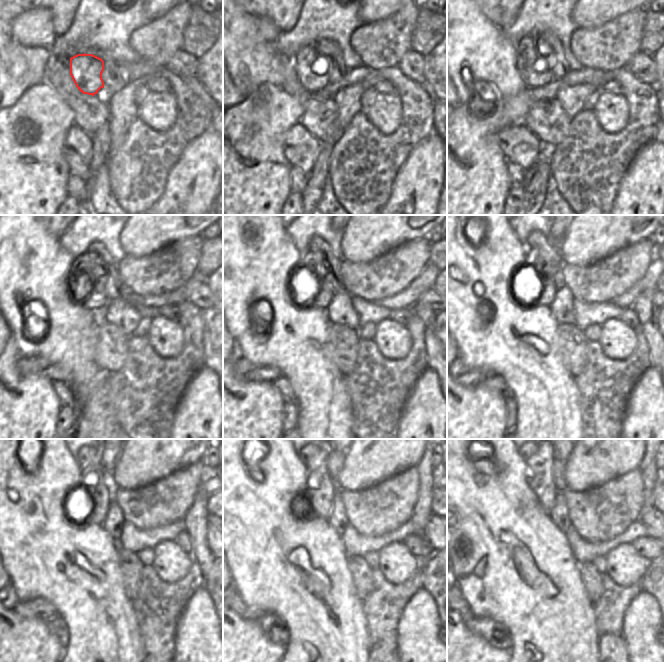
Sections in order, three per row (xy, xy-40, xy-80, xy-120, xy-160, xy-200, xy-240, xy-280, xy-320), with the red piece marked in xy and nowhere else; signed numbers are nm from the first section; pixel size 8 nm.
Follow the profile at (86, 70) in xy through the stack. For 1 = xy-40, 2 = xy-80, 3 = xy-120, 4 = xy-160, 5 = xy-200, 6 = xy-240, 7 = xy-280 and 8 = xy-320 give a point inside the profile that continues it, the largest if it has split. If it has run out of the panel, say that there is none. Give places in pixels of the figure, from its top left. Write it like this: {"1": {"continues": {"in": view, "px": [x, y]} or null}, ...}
{"1": {"continues": {"in": "xy-40", "px": [313, 70]}}, "2": {"continues": {"in": "xy-80", "px": [537, 70]}}, "3": {"continues": {"in": "xy-120", "px": [97, 298]}}, "4": {"continues": {"in": "xy-160", "px": [313, 261]}}, "5": {"continues": {"in": "xy-200", "px": [535, 258]}}, "6": {"continues": {"in": "xy-240", "px": [94, 480]}}, "7": {"continues": {"in": "xy-280", "px": [320, 488]}}, "8": {"continues": {"in": "xy-320", "px": [540, 480]}}}

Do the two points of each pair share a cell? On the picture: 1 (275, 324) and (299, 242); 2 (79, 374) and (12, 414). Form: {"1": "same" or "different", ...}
{"1": "different", "2": "different"}

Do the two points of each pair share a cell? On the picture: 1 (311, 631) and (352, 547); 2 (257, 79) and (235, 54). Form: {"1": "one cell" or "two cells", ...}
{"1": "two cells", "2": "one cell"}

